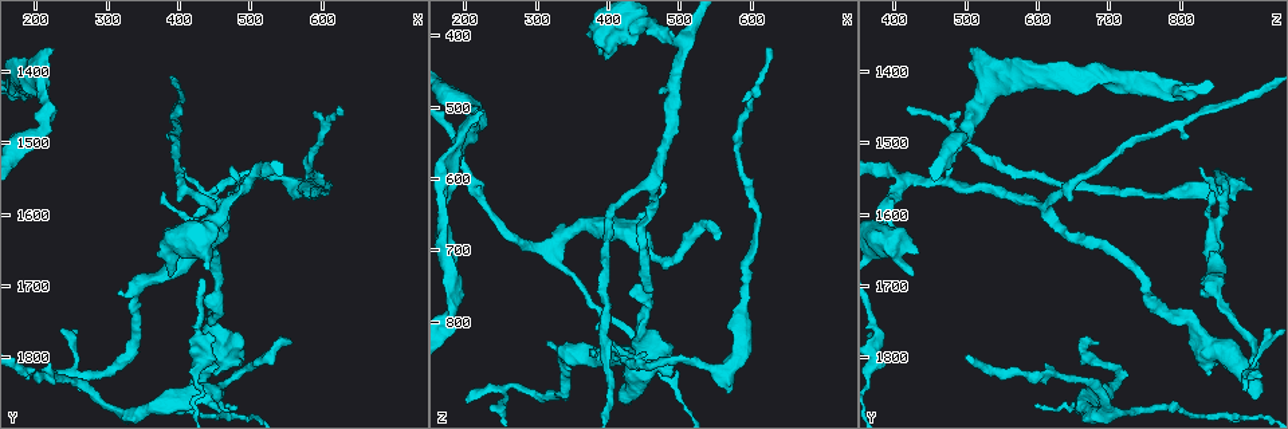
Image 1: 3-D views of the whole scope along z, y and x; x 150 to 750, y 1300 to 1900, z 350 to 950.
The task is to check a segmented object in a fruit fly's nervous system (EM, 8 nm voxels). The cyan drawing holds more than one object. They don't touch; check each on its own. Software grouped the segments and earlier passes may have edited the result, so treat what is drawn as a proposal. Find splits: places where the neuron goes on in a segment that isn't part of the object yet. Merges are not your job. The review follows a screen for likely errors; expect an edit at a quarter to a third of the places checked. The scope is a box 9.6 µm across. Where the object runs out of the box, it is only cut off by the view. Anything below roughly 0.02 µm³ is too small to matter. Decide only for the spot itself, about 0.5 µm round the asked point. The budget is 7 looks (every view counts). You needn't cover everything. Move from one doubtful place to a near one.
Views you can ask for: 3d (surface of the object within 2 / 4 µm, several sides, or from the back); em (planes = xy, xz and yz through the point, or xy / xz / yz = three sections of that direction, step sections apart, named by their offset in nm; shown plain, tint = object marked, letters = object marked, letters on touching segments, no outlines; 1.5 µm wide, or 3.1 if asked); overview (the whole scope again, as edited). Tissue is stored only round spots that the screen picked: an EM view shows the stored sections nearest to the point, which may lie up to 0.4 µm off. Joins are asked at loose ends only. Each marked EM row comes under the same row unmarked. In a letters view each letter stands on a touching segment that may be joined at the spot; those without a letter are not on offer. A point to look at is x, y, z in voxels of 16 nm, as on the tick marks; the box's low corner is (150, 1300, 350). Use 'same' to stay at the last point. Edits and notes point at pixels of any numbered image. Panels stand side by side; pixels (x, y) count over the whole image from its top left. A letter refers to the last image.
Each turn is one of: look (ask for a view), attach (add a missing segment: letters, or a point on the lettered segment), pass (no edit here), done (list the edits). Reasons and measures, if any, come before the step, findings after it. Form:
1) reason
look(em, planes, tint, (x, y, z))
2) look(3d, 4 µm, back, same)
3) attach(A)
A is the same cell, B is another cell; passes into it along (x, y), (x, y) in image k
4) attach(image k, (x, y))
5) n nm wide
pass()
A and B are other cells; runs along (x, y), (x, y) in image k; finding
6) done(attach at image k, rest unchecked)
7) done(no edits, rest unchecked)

tapers out
look(3d, 4 µm, (590, 1455, 495))

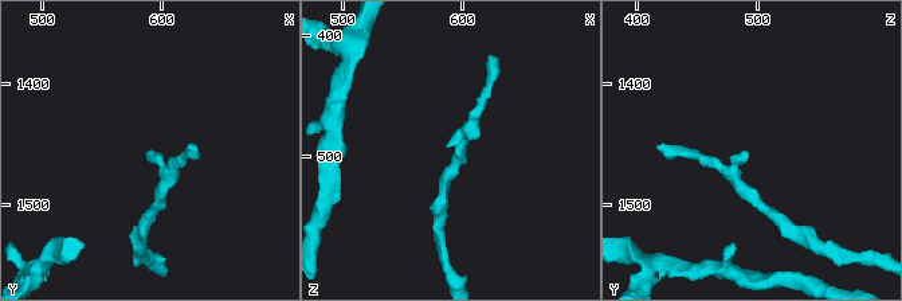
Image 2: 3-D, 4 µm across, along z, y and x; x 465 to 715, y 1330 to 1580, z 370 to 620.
now the EM
look(em, planes, letters, (586, 1456, 494))

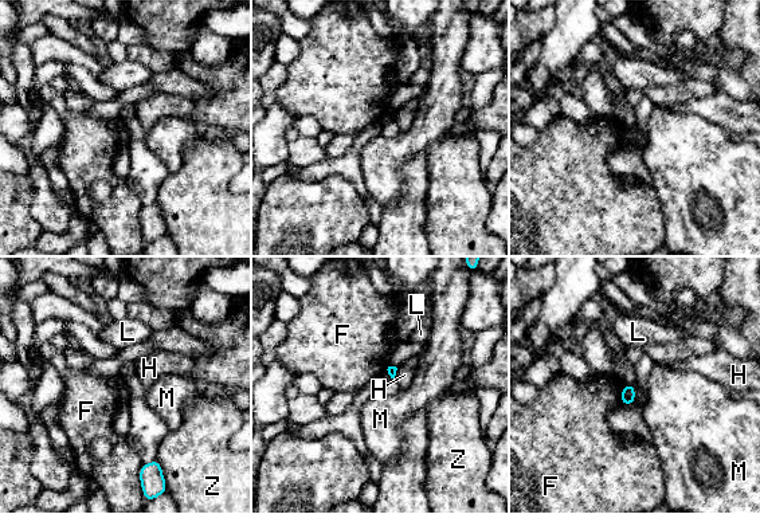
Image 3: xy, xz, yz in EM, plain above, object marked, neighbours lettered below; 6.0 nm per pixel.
F touches over 130 nm
pass()
F, H, L, M and Z are other cells; border along (626, 384), (622, 389), (621, 404) in image 3; no lettered segment goes on from it

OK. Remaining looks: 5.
free end
look(em, planes, letters, (415, 1860, 905))

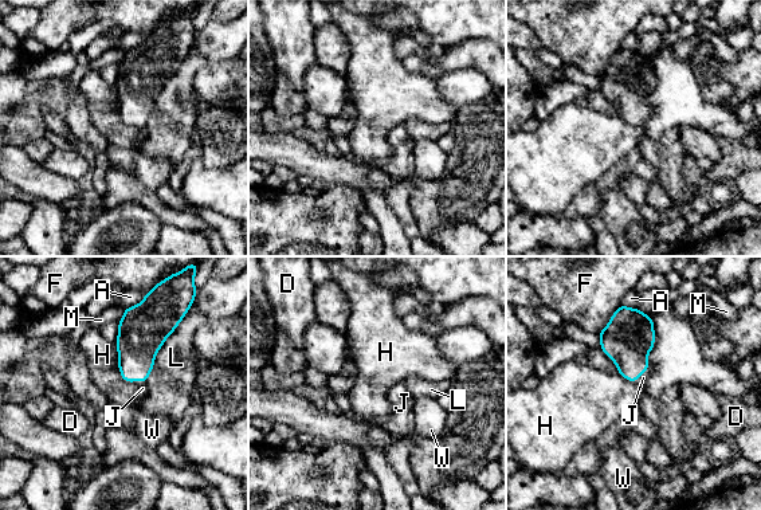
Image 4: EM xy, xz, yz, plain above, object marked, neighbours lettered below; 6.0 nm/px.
attach(J)
J is the same cell, A, D, F, H, L, M and W are other cells; passes into it along (140, 338), (137, 380), (142, 388) in image 4; it goes on there

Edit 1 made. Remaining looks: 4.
look(overview)

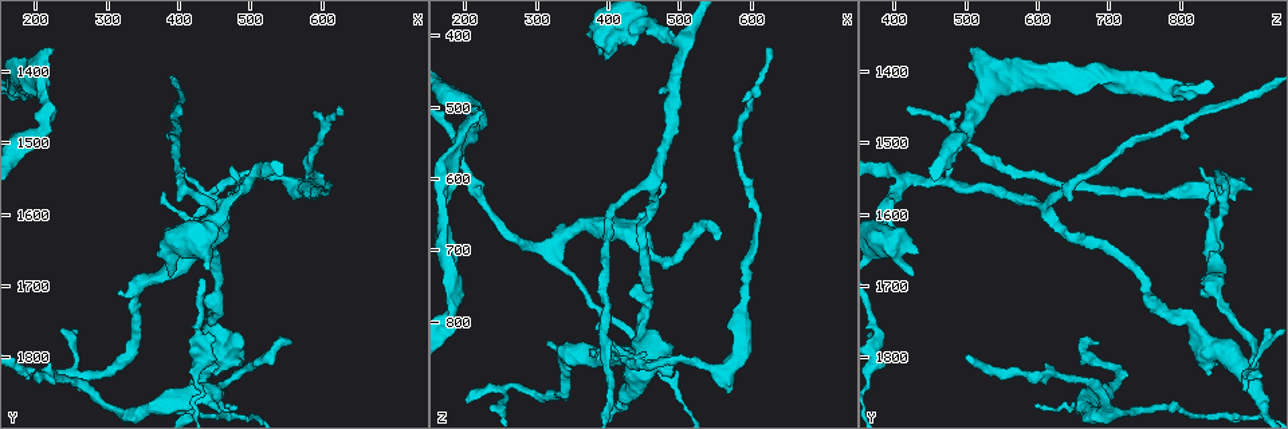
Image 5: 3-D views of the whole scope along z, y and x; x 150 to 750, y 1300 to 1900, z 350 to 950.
look(em, xz, step 8, letters, (200, 1830, 910))

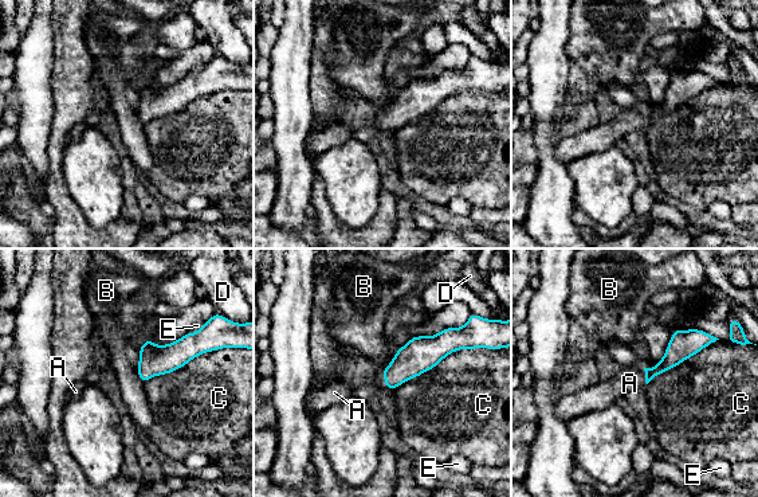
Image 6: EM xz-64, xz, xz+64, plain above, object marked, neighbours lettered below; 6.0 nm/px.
look(em, xy, step 4, letters, same)

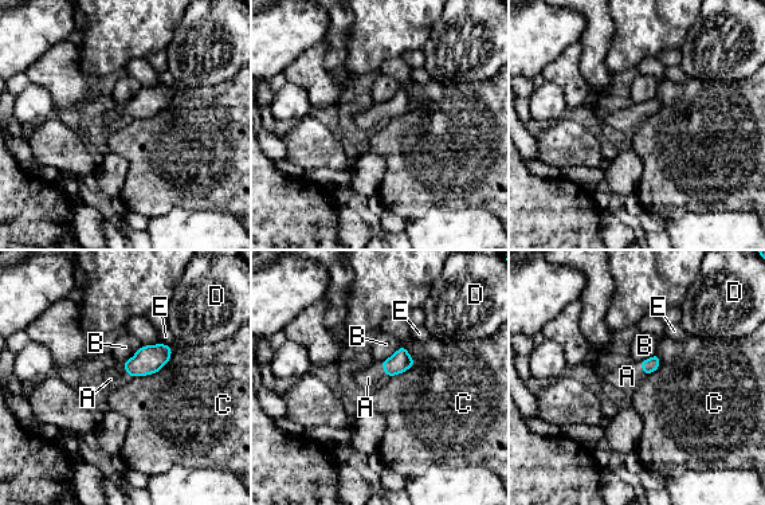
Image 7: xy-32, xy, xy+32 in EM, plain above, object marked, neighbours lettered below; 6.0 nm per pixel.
C touches over 320 nm
attach(A)
A is the same cell, B, C, D and E are other cells; it goes on there

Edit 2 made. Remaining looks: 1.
done(attach at image 4, attach at image 7, rest unchecked)

